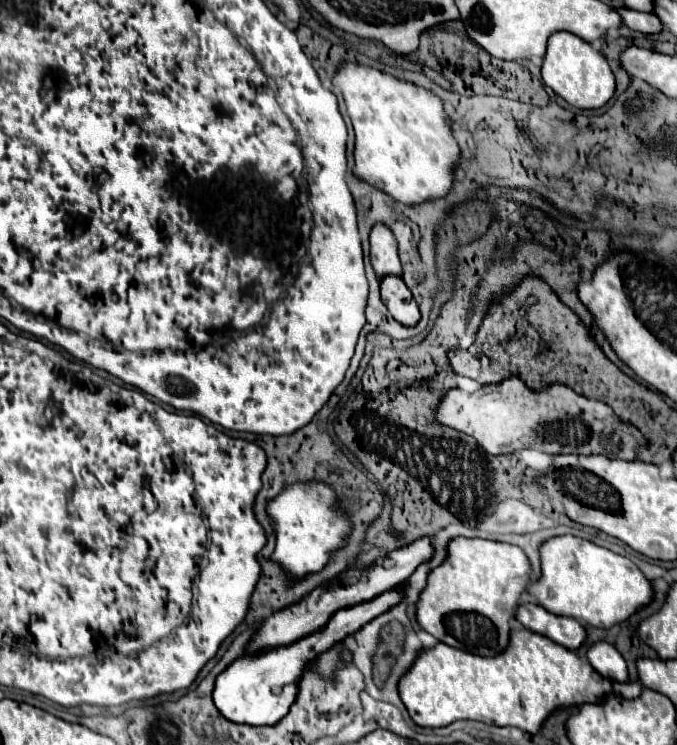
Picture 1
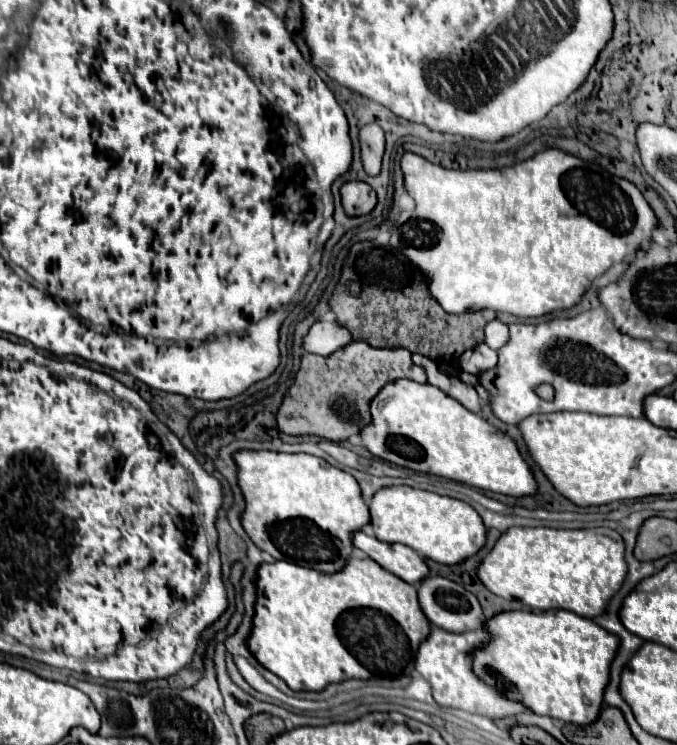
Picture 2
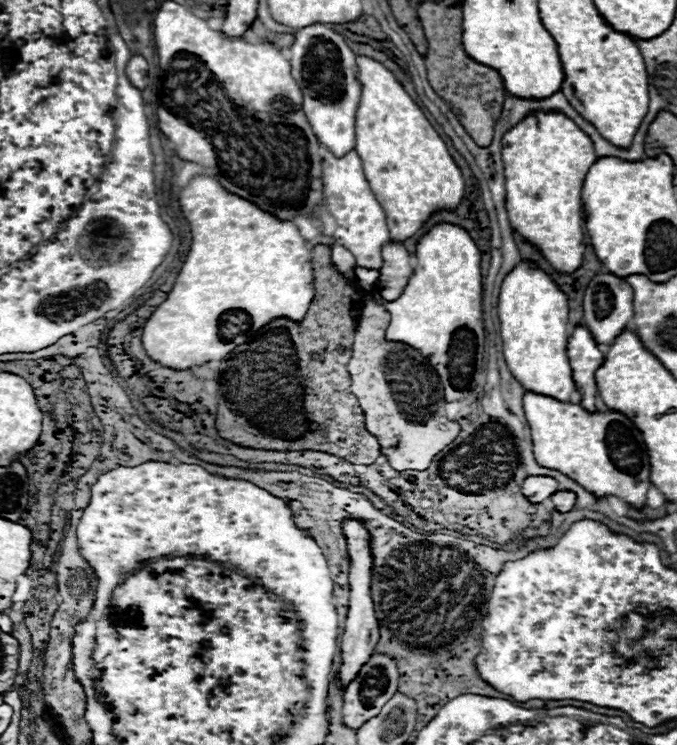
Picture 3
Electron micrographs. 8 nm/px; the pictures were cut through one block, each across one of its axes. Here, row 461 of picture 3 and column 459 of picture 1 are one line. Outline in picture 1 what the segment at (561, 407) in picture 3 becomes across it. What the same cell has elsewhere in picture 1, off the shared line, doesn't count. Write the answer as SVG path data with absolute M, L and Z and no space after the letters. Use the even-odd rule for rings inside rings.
M458 536L448 542L448 554L444 562L428 572L426 588L420 592L420 600L416 606L416 620L436 640L452 648L466 650L478 656L496 656L508 644L510 634L508 622L510 618L514 618L518 598L528 584L530 584L530 564L518 546L496 540Z

